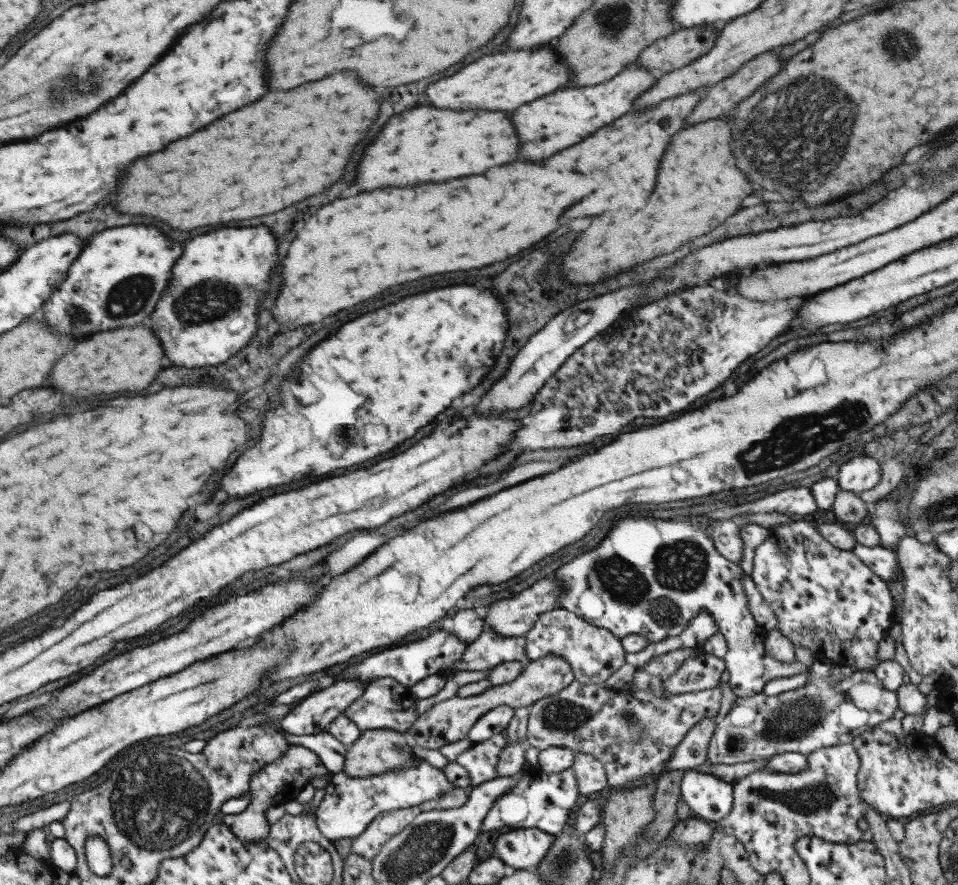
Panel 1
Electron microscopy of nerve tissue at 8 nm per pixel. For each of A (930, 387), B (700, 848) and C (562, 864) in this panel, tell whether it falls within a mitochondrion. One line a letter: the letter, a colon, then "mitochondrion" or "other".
A: other
B: other
C: mitochondrion

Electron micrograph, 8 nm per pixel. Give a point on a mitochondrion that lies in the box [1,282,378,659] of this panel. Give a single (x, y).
(76, 319)

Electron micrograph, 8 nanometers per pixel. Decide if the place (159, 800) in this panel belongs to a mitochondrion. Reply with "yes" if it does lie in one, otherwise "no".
yes

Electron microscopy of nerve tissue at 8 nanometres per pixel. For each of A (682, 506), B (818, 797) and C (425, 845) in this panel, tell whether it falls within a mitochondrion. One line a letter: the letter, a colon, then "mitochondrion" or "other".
A: other
B: mitochondrion
C: mitochondrion

